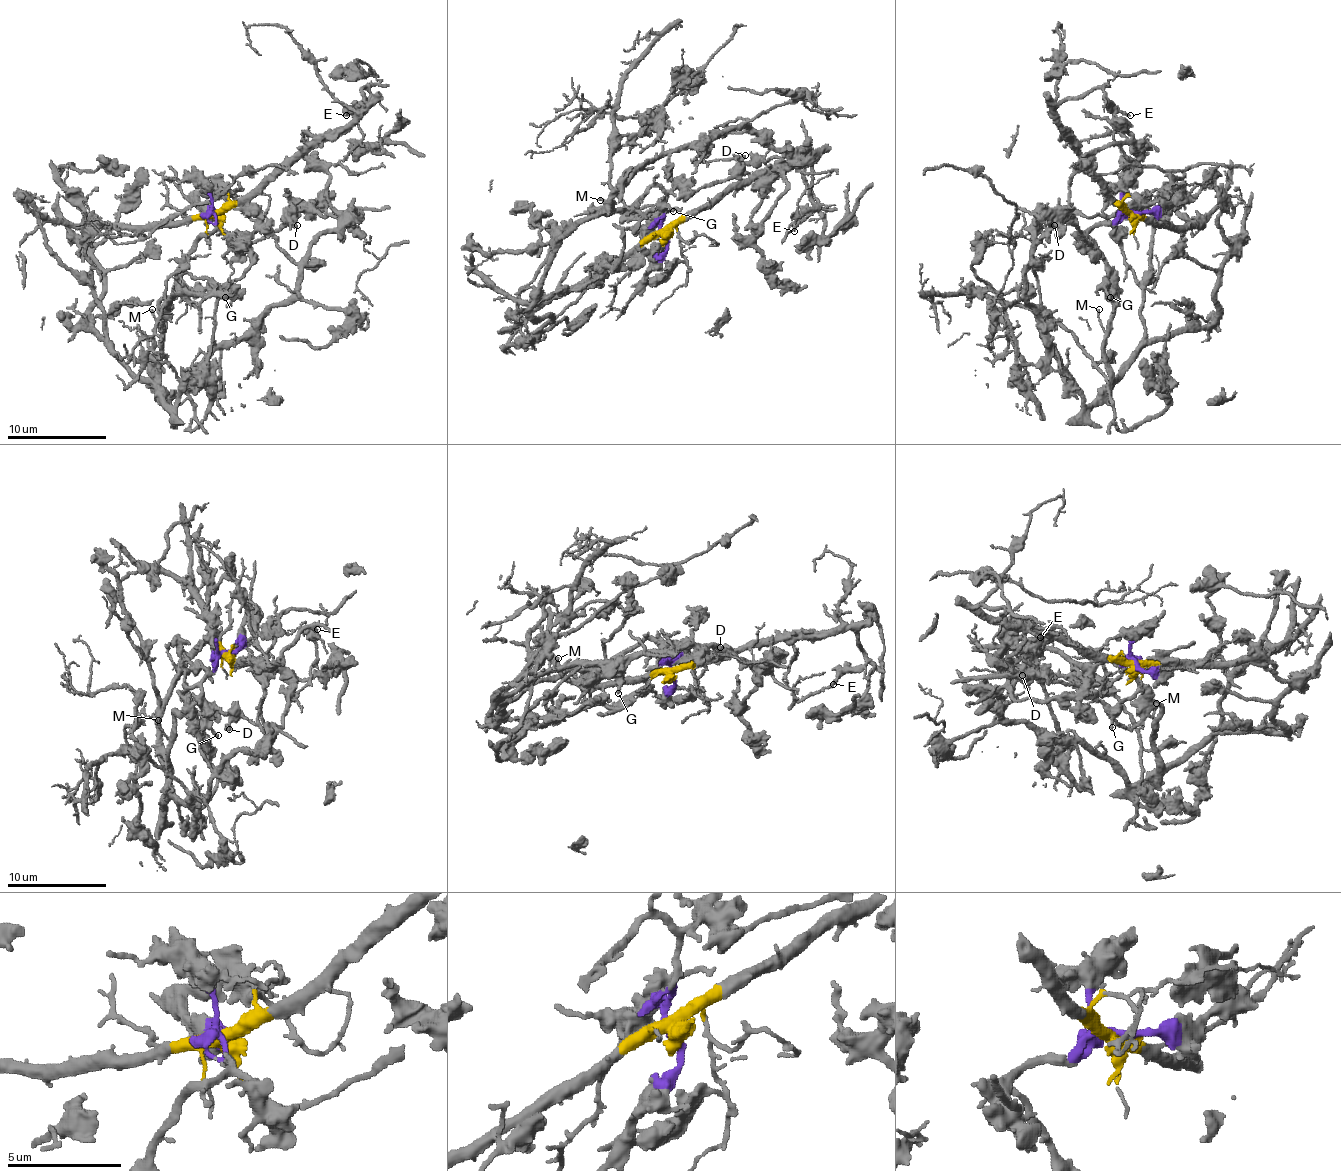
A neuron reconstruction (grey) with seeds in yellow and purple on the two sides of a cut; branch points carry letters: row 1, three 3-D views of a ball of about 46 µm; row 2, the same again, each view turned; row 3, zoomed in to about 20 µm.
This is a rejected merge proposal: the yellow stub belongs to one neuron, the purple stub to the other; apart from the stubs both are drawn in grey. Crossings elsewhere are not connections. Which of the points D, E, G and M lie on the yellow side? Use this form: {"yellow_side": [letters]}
{"yellow_side": ["E"]}

